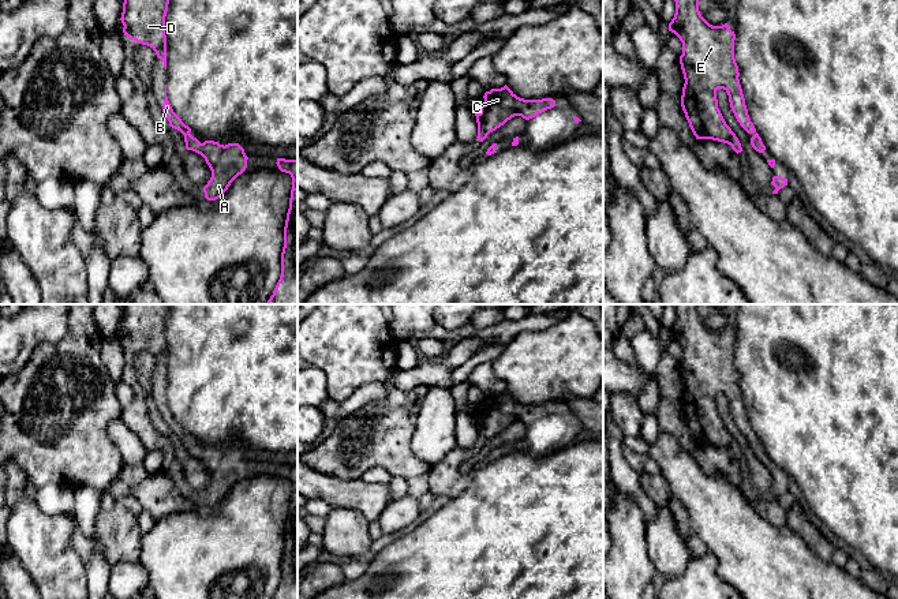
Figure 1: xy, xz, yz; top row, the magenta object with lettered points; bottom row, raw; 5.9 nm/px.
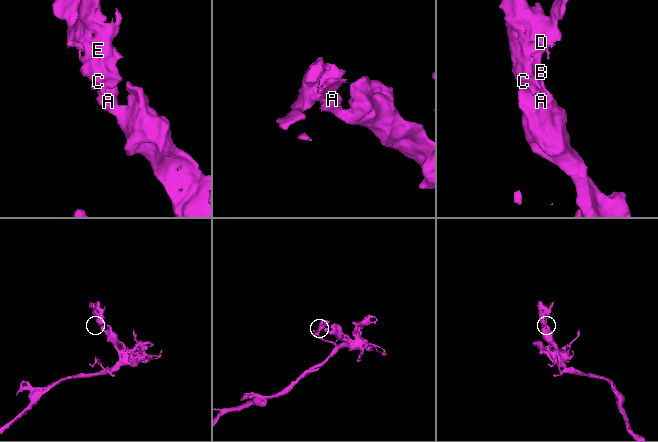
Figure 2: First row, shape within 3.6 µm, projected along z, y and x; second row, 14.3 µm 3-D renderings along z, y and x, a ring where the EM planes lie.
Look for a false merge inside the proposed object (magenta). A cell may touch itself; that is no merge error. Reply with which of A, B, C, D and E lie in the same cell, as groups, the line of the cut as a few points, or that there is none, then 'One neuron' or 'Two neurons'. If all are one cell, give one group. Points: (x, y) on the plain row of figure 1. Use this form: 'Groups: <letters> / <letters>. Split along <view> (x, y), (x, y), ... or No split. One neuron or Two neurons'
Groups: A B C D E. No split. One neuron

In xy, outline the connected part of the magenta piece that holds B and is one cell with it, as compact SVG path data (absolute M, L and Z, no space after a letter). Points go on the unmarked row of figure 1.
M166 390L162 418L169 431L184 441L186 454L201 460L212 476L212 483L203 493L205 503L207 506L221 503L231 488L247 473L248 463L244 454L239 449L228 449L225 452L214 446L205 446L201 449L194 443L190 439L191 434L173 418L166 403Z

